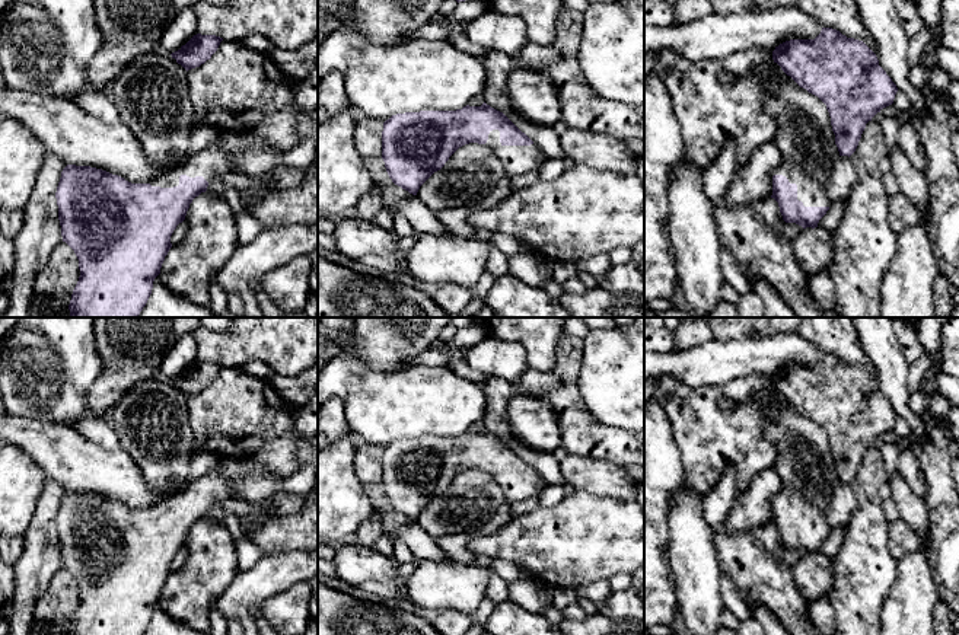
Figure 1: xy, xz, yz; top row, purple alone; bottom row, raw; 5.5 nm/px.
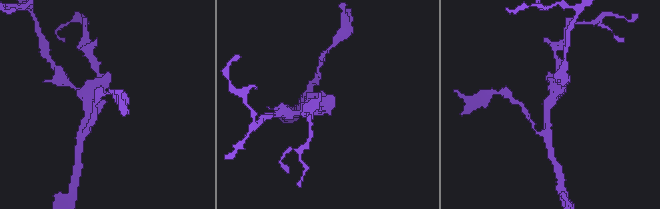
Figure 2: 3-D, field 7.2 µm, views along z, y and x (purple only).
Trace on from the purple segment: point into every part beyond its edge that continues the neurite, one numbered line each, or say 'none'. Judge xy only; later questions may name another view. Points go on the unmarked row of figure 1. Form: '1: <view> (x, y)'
1: xy (214, 487)

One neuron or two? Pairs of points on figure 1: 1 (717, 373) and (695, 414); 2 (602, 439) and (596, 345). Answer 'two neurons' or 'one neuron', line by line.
1: two neurons
2: two neurons

